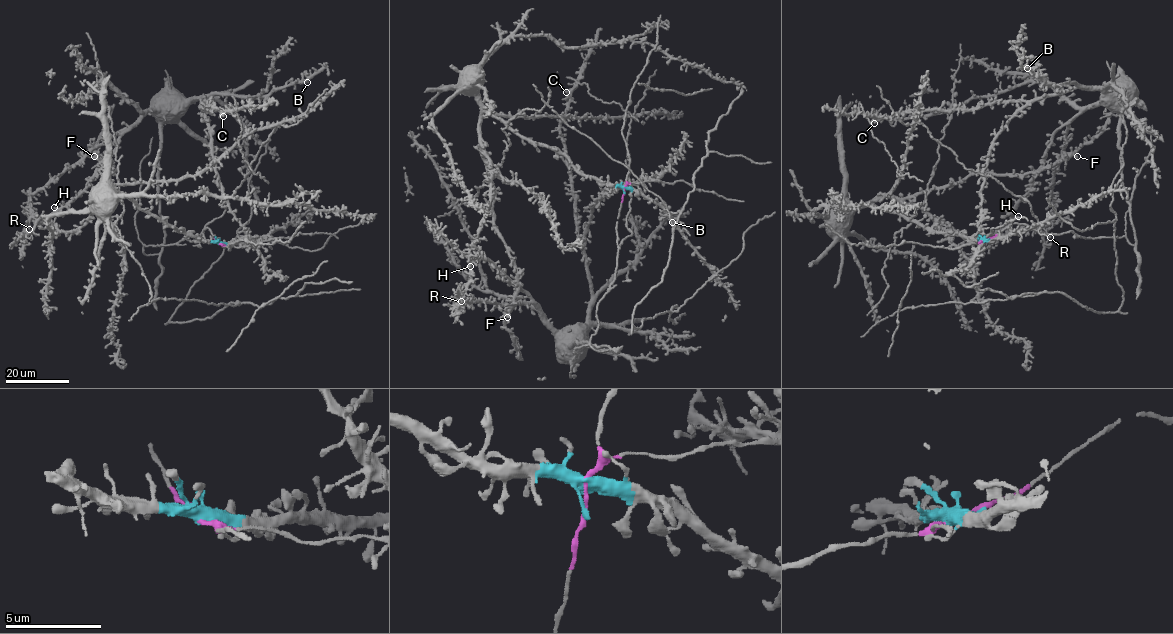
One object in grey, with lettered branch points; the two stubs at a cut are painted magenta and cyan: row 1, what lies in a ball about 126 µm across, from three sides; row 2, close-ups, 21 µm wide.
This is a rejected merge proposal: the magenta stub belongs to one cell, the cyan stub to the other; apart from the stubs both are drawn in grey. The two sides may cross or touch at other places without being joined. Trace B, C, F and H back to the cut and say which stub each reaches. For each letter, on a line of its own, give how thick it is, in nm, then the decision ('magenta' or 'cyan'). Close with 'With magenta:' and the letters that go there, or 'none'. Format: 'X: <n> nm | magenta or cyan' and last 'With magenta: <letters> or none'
B: 220 nm | magenta
C: 200 nm | magenta
F: 460 nm | cyan
H: 200 nm | magenta
With magenta: B, C, H

